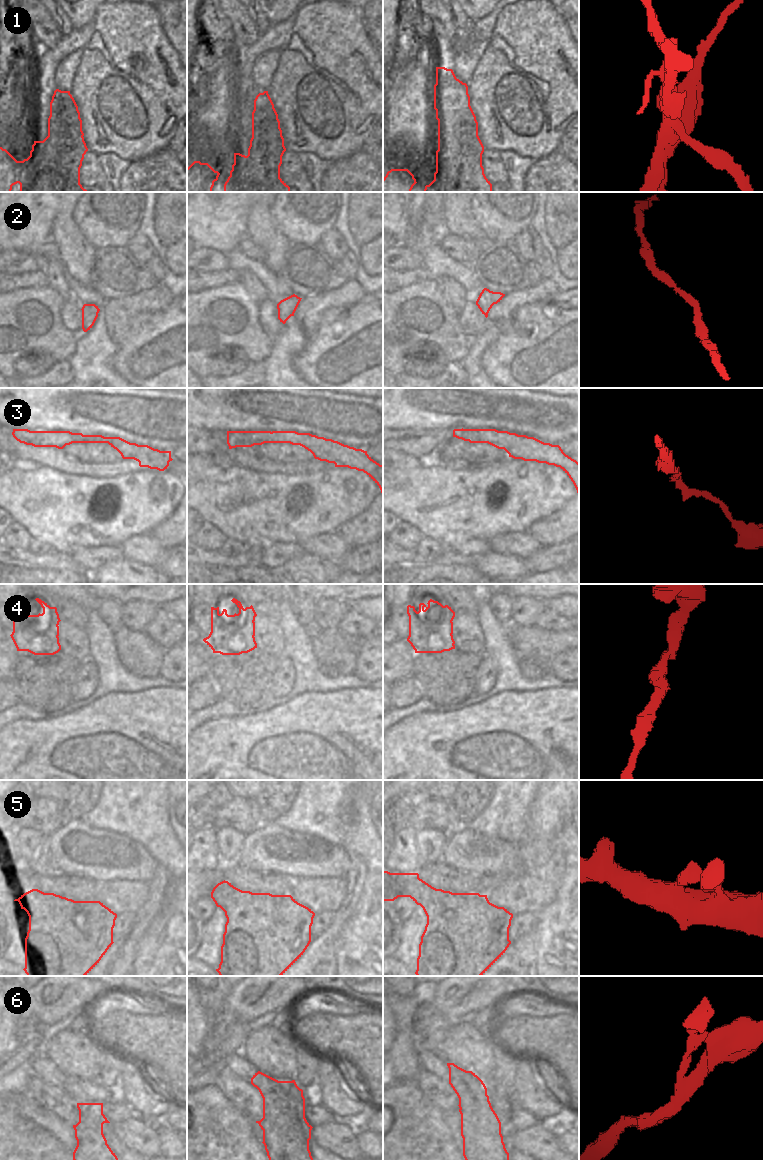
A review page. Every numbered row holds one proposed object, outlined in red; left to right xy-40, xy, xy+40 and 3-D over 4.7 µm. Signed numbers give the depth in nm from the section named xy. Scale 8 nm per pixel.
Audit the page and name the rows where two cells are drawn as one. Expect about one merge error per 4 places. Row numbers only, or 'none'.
1, 6

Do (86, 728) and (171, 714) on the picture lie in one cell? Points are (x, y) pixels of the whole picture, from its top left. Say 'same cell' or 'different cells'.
same cell

